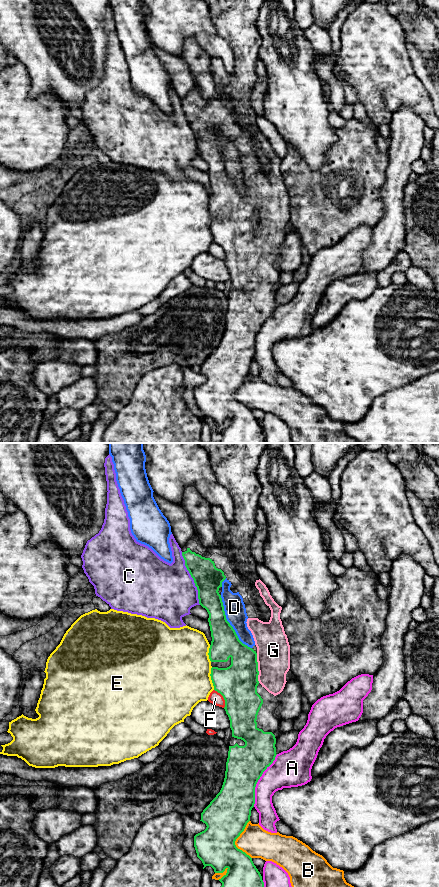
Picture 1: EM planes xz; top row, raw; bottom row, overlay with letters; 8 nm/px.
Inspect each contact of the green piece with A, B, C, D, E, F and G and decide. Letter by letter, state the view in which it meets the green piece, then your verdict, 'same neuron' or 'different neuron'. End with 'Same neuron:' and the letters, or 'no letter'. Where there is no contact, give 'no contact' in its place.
A: contact in xz; different neuron
B: contact in xz; different neuron
C: contact in xz; different neuron
D: contact in xz; different neuron
E: contact in xz; different neuron
F: contact in xz; different neuron
G: contact in xz; same neuron
Same neuron: G

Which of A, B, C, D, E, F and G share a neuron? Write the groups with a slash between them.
A / B / C / D / E / F / G

